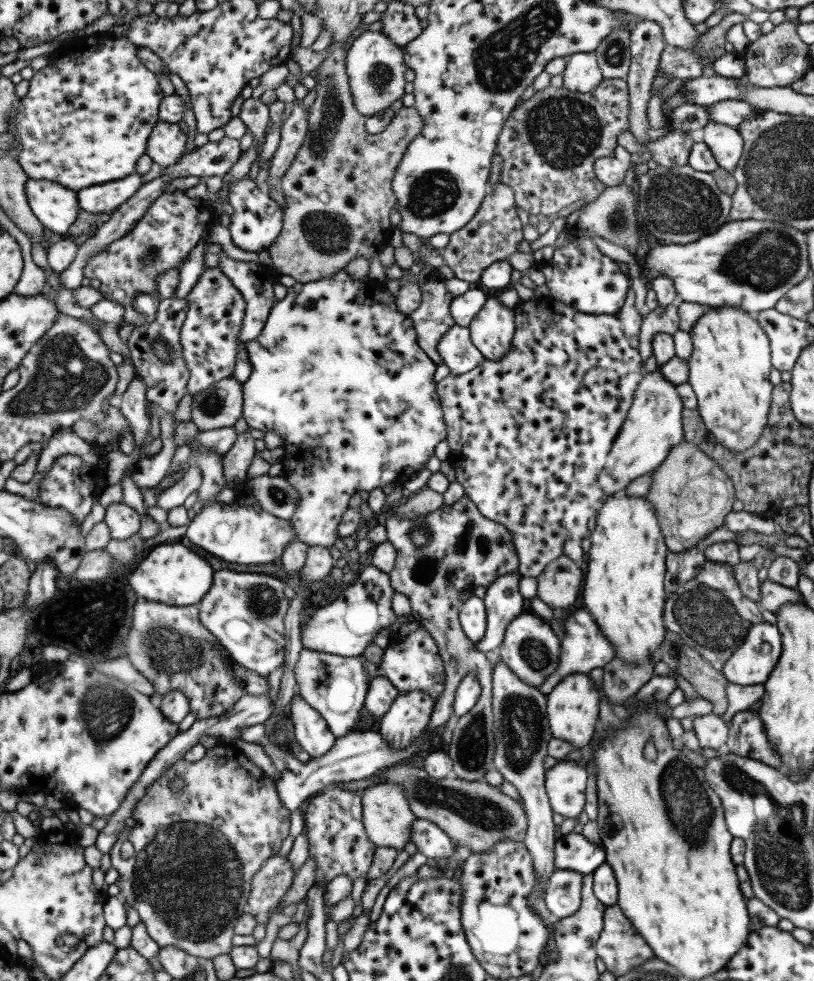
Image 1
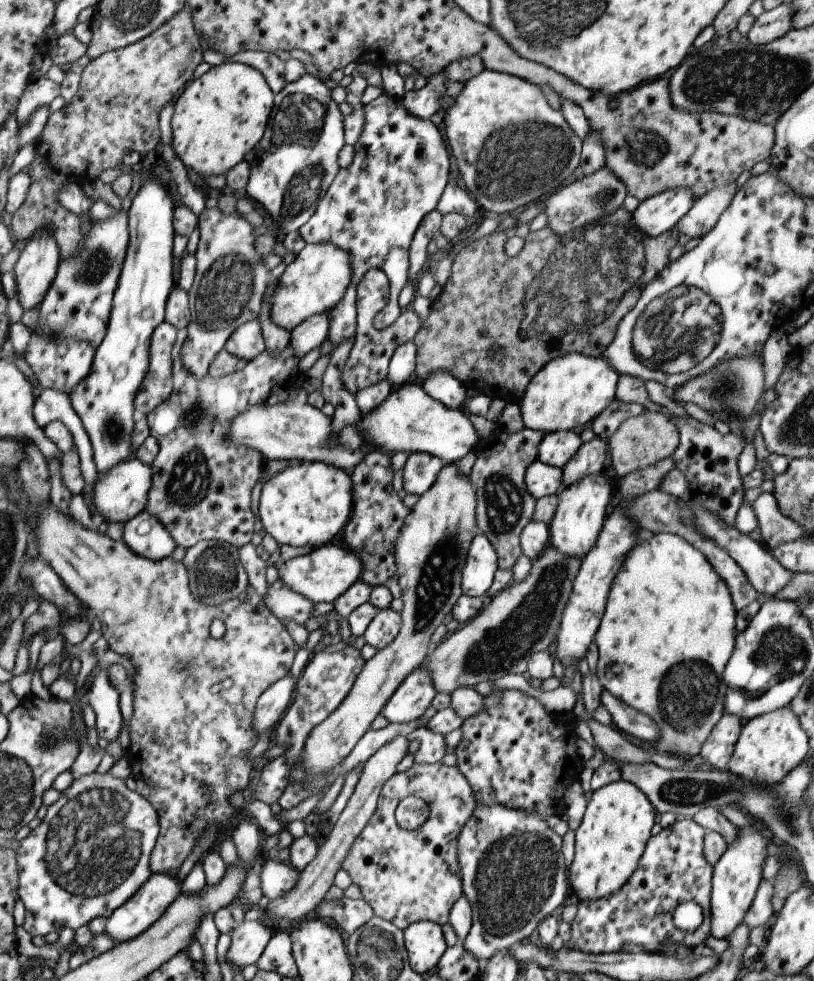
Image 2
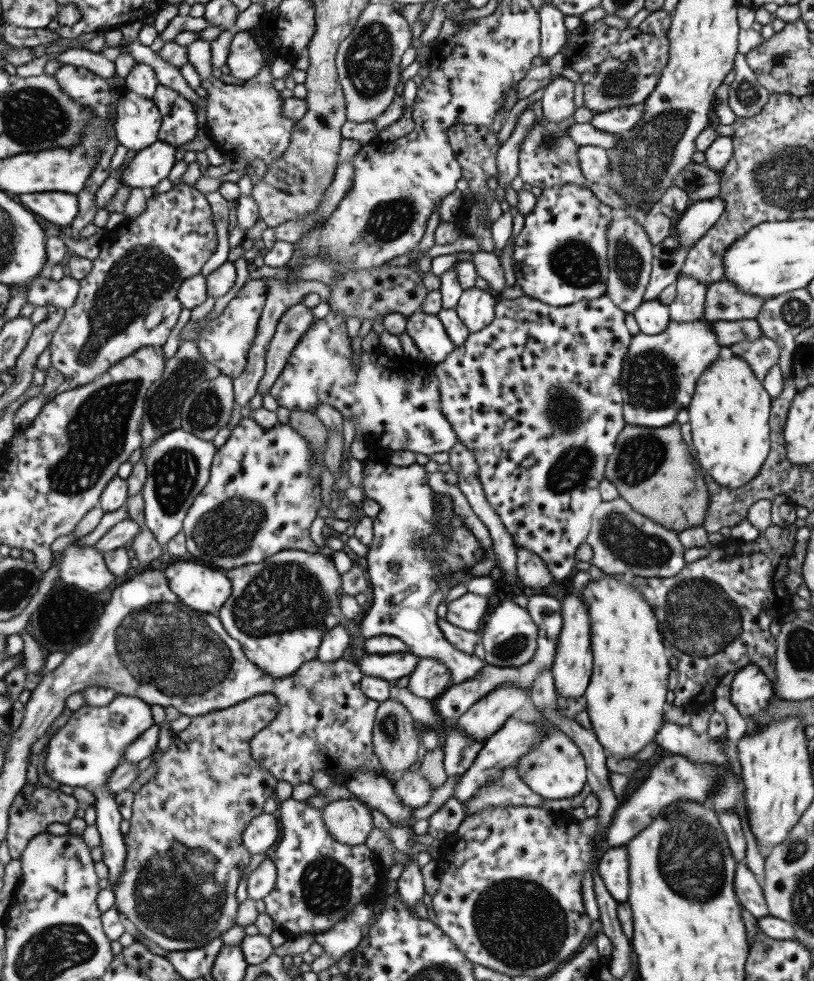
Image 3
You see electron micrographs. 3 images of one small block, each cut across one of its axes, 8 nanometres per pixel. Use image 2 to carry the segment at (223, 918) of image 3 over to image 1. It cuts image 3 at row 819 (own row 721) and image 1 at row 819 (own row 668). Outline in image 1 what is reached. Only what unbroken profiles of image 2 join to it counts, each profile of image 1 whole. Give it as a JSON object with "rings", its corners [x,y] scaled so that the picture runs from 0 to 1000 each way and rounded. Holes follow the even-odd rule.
{"rings":[[[270,756],[260,762],[256,762],[252,769],[238,778],[227,778],[215,776],[205,782],[192,793],[186,801],[179,803],[178,809],[173,812],[161,826],[161,834],[166,837],[163,842],[154,844],[145,850],[145,855],[134,865],[135,883],[145,889],[143,902],[146,905],[146,911],[154,915],[152,922],[157,922],[163,928],[170,930],[172,939],[178,944],[182,954],[195,966],[200,964],[213,964],[225,968],[225,970],[241,976],[244,980],[259,979],[264,975],[280,972],[286,965],[284,956],[286,956],[286,946],[292,936],[302,930],[302,915],[307,908],[308,894],[318,887],[318,884],[334,871],[342,871],[345,857],[353,852],[355,846],[356,828],[348,824],[338,805],[337,795],[328,792],[321,783],[317,783],[301,770],[296,770],[294,765],[287,761],[286,756]],[[219,791],[224,793],[224,804],[221,806],[210,806],[209,797]]]}

